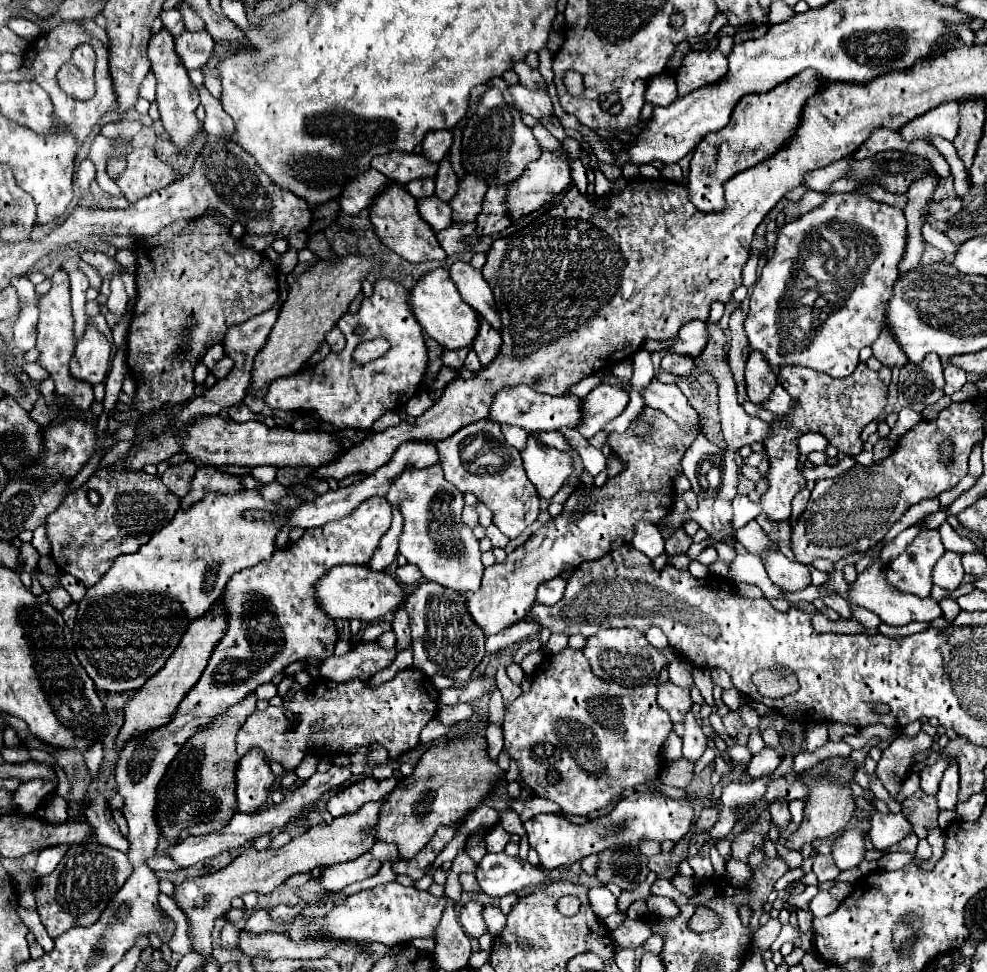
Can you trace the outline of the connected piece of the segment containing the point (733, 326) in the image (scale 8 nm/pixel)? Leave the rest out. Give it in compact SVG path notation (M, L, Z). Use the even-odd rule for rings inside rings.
M736 309L730 317L730 349L728 349L728 365L730 371L734 375L736 387L738 387L738 403L744 405L748 401L746 395L746 379L744 379L744 367L750 355L750 345L748 345L748 337L744 331L744 319L746 315Z

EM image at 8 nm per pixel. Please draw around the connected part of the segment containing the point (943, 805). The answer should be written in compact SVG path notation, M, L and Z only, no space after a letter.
M950 765L940 783L940 791L936 793L940 811L954 809L958 803L958 765Z

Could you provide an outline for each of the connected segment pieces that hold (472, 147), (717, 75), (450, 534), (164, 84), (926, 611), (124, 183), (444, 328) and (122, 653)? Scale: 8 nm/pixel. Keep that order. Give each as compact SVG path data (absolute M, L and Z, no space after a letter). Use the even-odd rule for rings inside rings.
M490 87L474 113L468 119L464 137L462 137L462 165L466 173L478 175L478 179L486 181L488 185L508 185L518 179L526 165L542 155L540 145L536 143L532 129L524 125L520 111L508 105L502 97L502 91Z
M724 35L724 37L720 37L716 49L688 53L682 59L682 65L676 75L678 97L688 95L690 91L696 91L698 87L706 87L706 85L722 79L722 75L726 75L726 71L728 71L726 55L732 49L732 45L734 45L732 37Z
M440 465L426 469L406 467L406 471L390 483L390 491L384 497L392 507L402 511L404 529L400 535L400 555L404 555L408 563L418 565L428 581L436 581L460 593L480 587L484 569L478 539L472 535L472 529L462 525L462 493L444 479Z
M162 29L160 33L152 35L152 39L148 43L148 59L152 63L152 73L158 81L158 85L156 85L156 103L158 103L158 109L160 109L160 119L164 123L166 133L170 135L170 141L180 151L184 151L192 145L192 137L202 131L202 123L198 121L198 117L194 113L196 107L200 105L198 89L188 79L186 67L182 65L182 61L178 59L178 55L174 51L174 37L170 35L170 31Z
M880 559L874 561L872 567L868 567L864 573L858 575L856 583L852 587L846 585L846 581L842 579L842 563L836 563L834 565L834 573L830 575L830 583L826 583L826 587L834 587L840 591L840 595L860 607L866 607L868 611L876 613L884 623L888 625L908 625L912 621L922 621L922 623L932 623L936 621L938 617L942 617L942 609L940 609L940 603L934 601L932 597L926 597L926 599L920 599L920 597L914 597L914 595L906 595L906 593L900 593L896 591L892 585L886 583L886 577L884 577L884 565Z
M132 149L126 157L126 171L118 177L116 185L122 189L130 203L170 185L176 179L174 169L168 163L158 161L152 149Z
M434 269L426 275L422 275L416 285L412 287L410 291L410 301L412 301L412 309L414 309L414 315L418 319L418 323L422 325L422 329L432 337L436 339L442 347L446 349L460 349L460 347L468 347L472 345L472 339L476 337L476 327L478 327L478 315L474 309L470 309L456 285L452 283L450 275L448 275L448 269Z
M240 491L236 495L210 493L190 509L180 511L172 523L136 553L118 555L112 567L78 603L76 627L72 631L76 657L96 689L104 693L138 691L174 653L190 621L206 615L222 597L232 575L270 559L280 525L244 521L244 509L292 509L300 503L294 497L268 503L254 491Z

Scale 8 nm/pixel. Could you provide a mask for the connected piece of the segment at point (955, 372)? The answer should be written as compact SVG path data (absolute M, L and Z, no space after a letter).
M948 363L944 367L944 377L946 377L946 385L944 385L944 393L952 395L954 391L962 389L962 385L966 383L966 371L962 371L960 367Z

